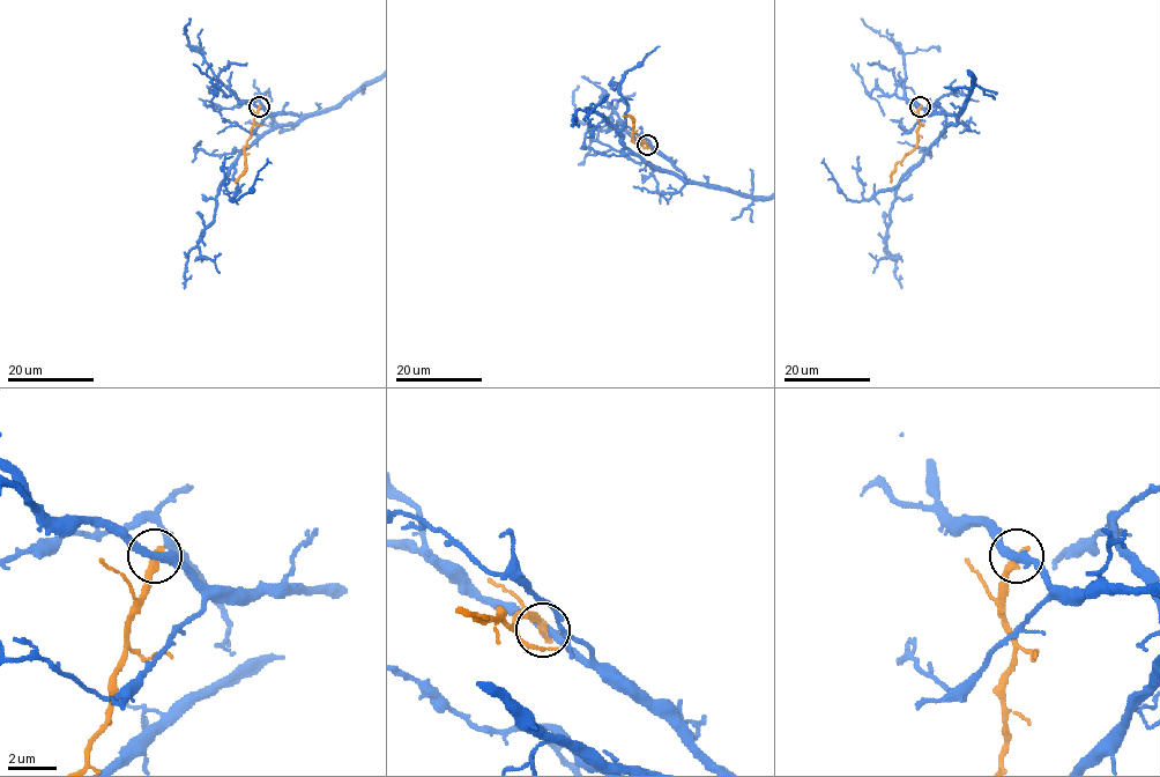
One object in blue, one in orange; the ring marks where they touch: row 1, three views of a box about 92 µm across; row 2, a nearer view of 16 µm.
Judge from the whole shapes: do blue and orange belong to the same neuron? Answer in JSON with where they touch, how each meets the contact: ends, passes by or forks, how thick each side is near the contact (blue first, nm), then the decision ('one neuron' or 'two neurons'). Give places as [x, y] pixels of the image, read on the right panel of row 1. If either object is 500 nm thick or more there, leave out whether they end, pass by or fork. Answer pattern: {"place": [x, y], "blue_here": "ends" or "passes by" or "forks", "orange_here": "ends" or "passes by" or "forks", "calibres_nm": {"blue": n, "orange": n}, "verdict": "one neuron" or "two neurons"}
{"place": [920, 106], "blue_here": "passes by", "orange_here": "ends", "calibres_nm": {"blue": 340, "orange": 360}, "verdict": "two neurons"}

